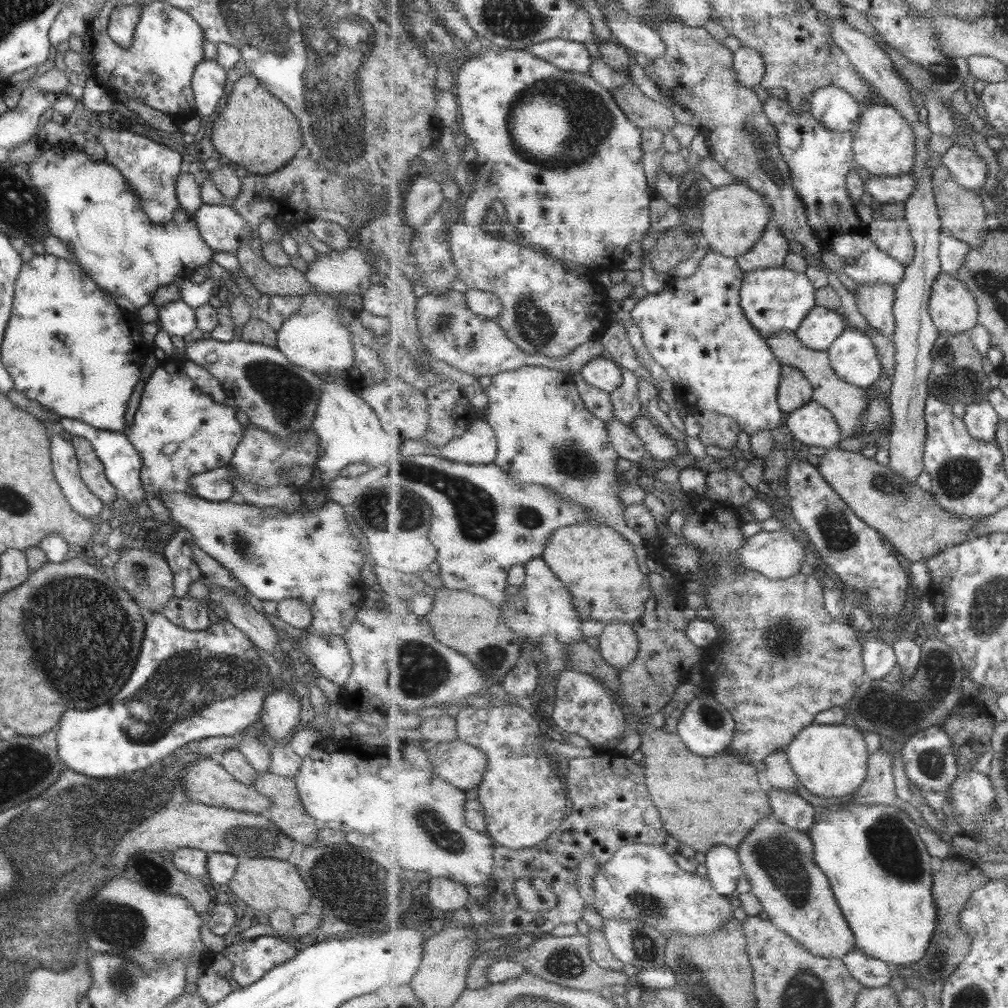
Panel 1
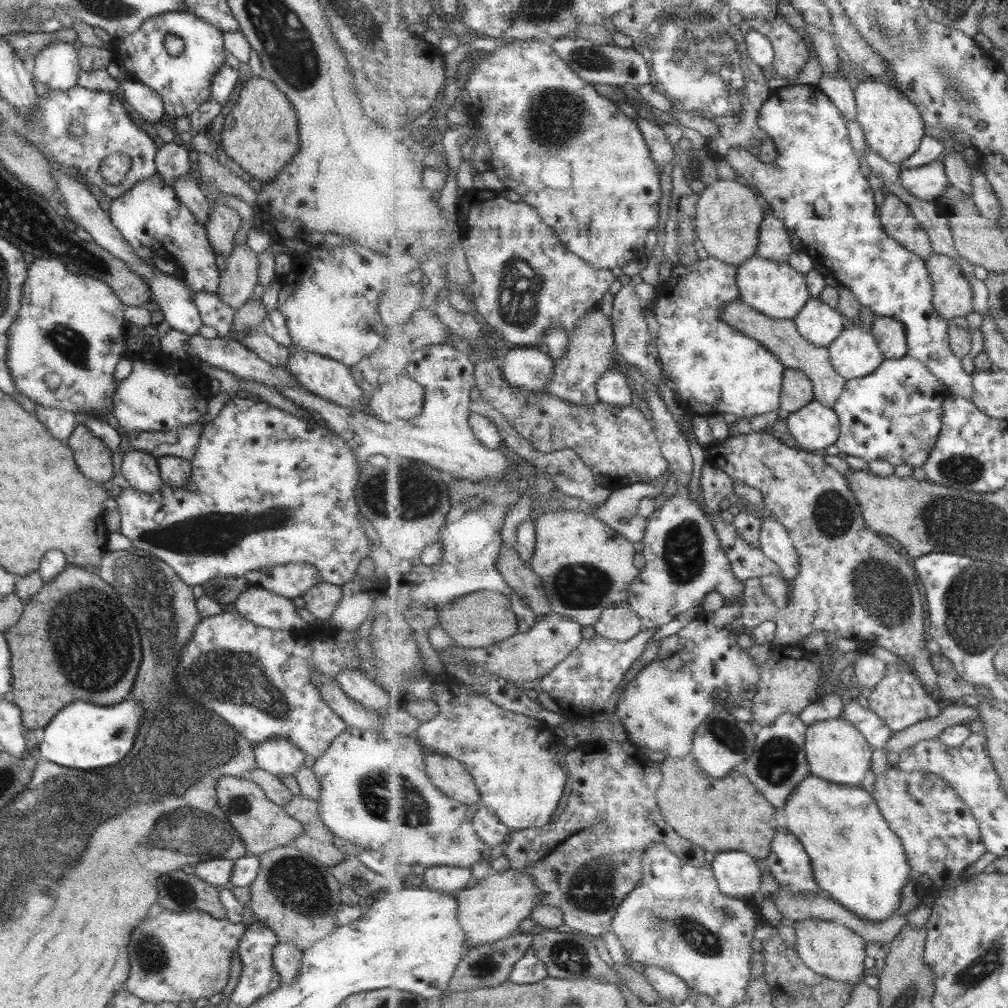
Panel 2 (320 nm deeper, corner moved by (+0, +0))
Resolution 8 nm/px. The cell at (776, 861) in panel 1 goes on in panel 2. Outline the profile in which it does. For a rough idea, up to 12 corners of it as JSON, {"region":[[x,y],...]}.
{"region":[[834,920],[795,921],[809,968],[853,985],[865,976],[866,940]]}

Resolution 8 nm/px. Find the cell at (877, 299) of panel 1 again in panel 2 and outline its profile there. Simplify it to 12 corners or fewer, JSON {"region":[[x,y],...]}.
{"region":[[874,317],[873,336],[887,359],[908,354],[905,325]]}

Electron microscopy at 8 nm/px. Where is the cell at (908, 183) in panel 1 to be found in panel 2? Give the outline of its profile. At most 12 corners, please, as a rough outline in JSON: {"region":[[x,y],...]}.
{"region":[[942,159],[899,172],[907,192],[931,203],[951,186]]}

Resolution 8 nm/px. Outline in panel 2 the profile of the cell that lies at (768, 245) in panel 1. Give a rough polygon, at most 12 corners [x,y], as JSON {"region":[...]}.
{"region":[[769,209],[760,228],[758,257],[787,263],[789,229]]}

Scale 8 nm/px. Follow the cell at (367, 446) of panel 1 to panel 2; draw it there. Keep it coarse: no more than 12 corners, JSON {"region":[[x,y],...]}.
{"region":[[288,346],[285,369],[302,388],[362,410],[350,367]]}

